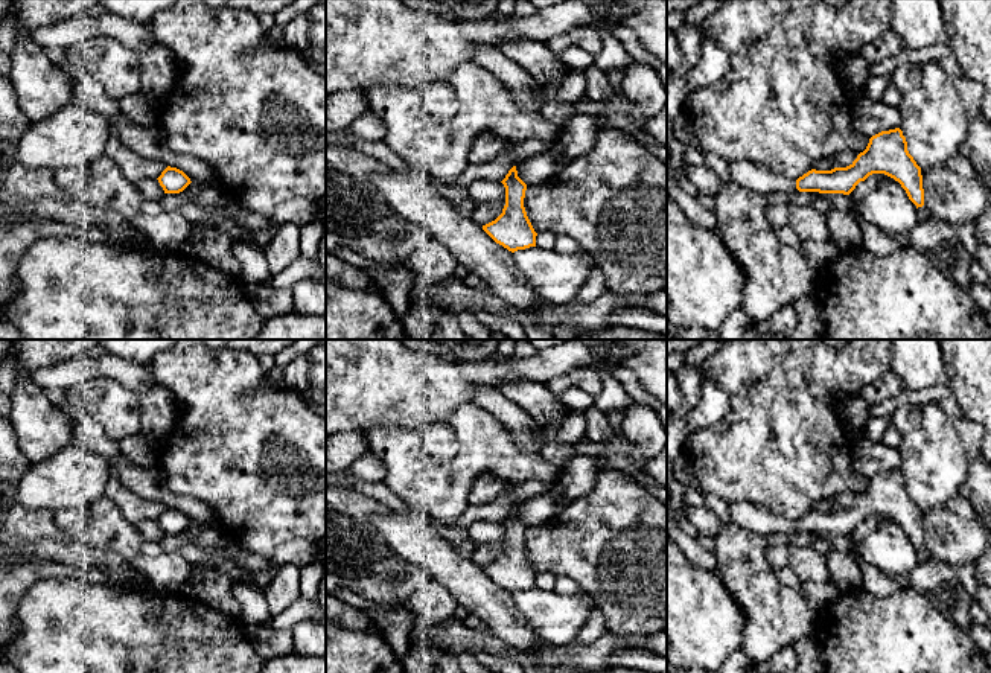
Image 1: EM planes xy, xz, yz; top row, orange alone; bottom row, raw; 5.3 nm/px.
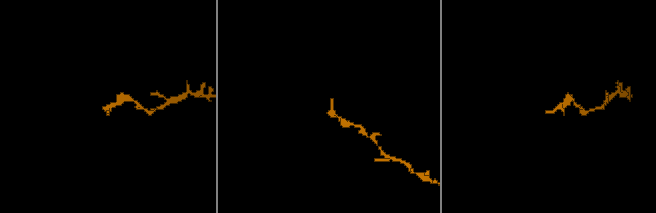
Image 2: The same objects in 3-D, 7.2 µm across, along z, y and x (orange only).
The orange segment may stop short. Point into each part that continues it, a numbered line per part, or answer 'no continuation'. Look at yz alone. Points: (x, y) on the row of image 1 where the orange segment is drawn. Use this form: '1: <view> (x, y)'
1: yz (757, 178)

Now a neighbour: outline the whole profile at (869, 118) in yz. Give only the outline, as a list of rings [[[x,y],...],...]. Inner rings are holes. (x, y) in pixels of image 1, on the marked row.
[[[860,93],[854,100],[852,123],[871,139],[881,131],[900,128],[900,110],[884,104],[881,99],[872,100]]]

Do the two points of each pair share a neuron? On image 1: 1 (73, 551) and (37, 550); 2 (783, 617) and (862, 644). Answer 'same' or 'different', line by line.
1: same
2: different

